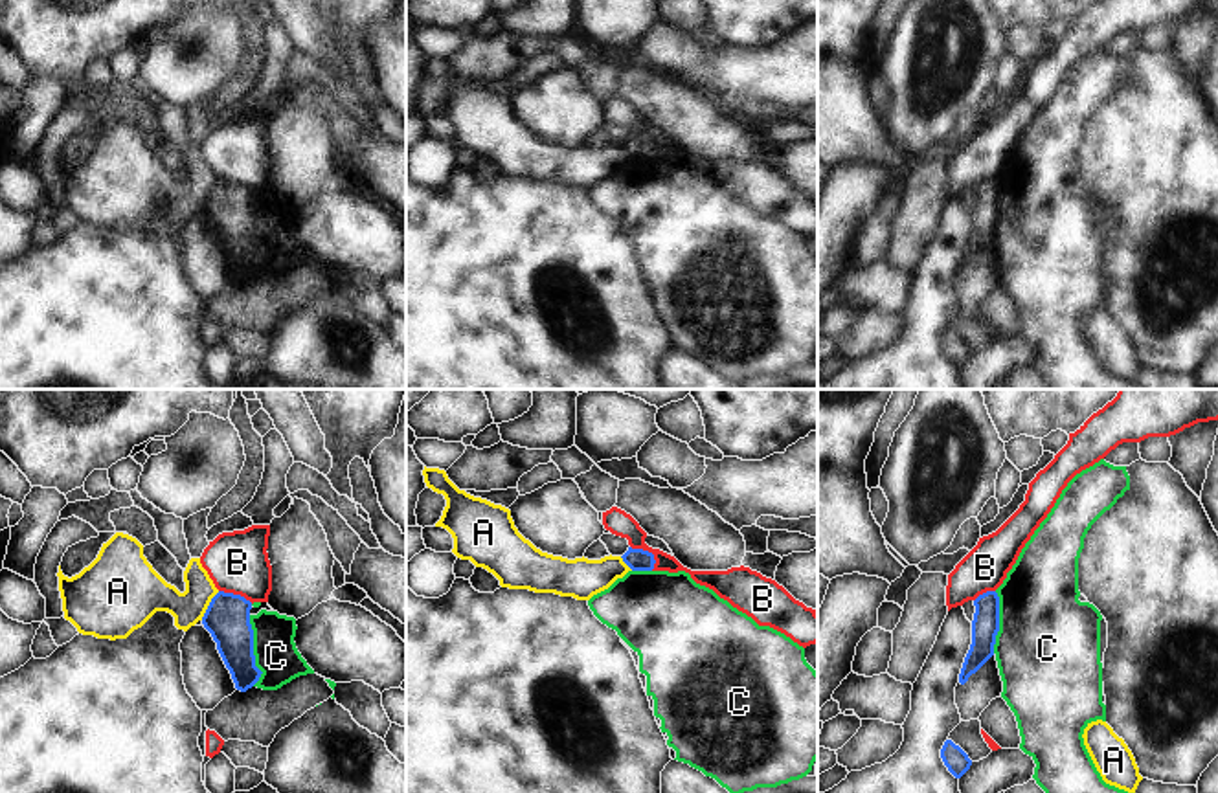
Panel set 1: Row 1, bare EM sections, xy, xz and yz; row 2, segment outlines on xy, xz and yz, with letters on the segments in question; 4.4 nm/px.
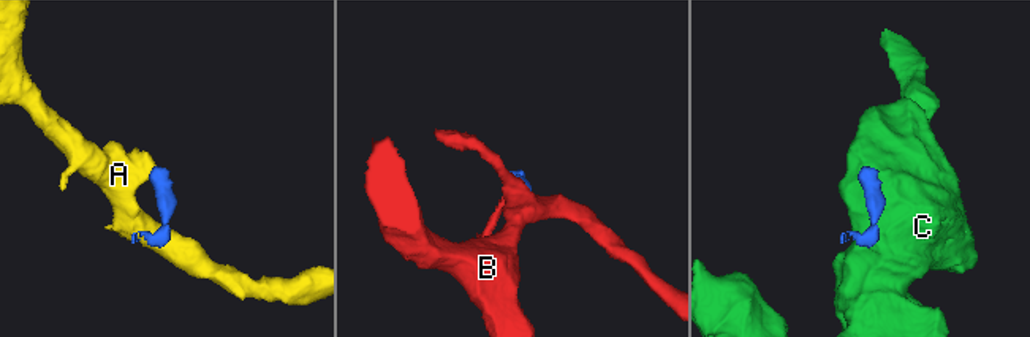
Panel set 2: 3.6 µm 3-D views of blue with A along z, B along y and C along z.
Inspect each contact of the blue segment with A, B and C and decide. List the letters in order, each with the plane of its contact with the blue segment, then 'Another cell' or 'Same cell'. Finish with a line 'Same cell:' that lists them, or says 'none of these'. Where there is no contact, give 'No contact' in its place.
A: Touches blue in xy. Another cell
B: Touches blue in xz. Another cell
C: Touches blue in xy. Another cell
Same cell: none of these

